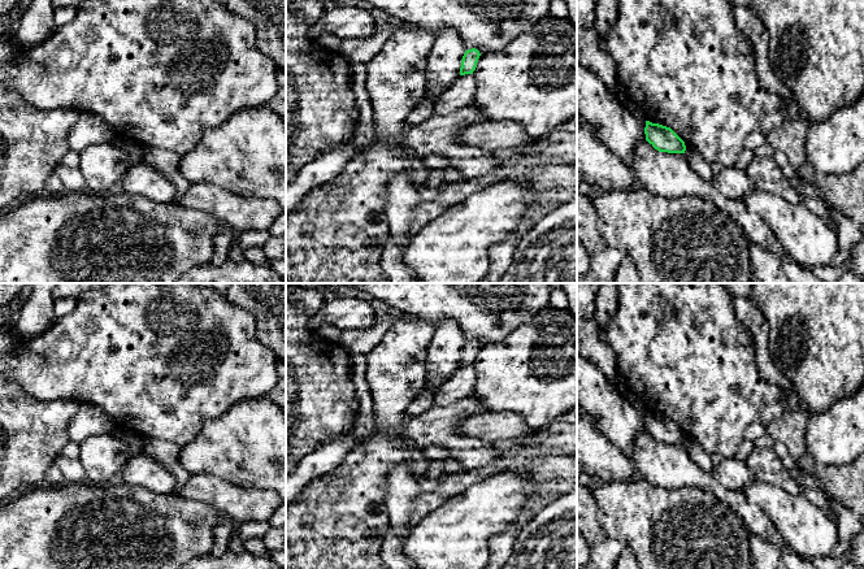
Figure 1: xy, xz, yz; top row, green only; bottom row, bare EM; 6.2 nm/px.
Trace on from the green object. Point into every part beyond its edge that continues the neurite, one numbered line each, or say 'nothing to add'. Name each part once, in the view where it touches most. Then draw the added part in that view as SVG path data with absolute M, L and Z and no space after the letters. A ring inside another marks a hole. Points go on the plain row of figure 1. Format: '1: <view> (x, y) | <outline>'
nothing to add

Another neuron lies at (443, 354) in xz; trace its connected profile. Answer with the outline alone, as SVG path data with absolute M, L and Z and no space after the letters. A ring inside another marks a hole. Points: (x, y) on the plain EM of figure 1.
M444 320L435 327L426 349L426 388L435 391L455 374L465 342L461 327L453 320Z

